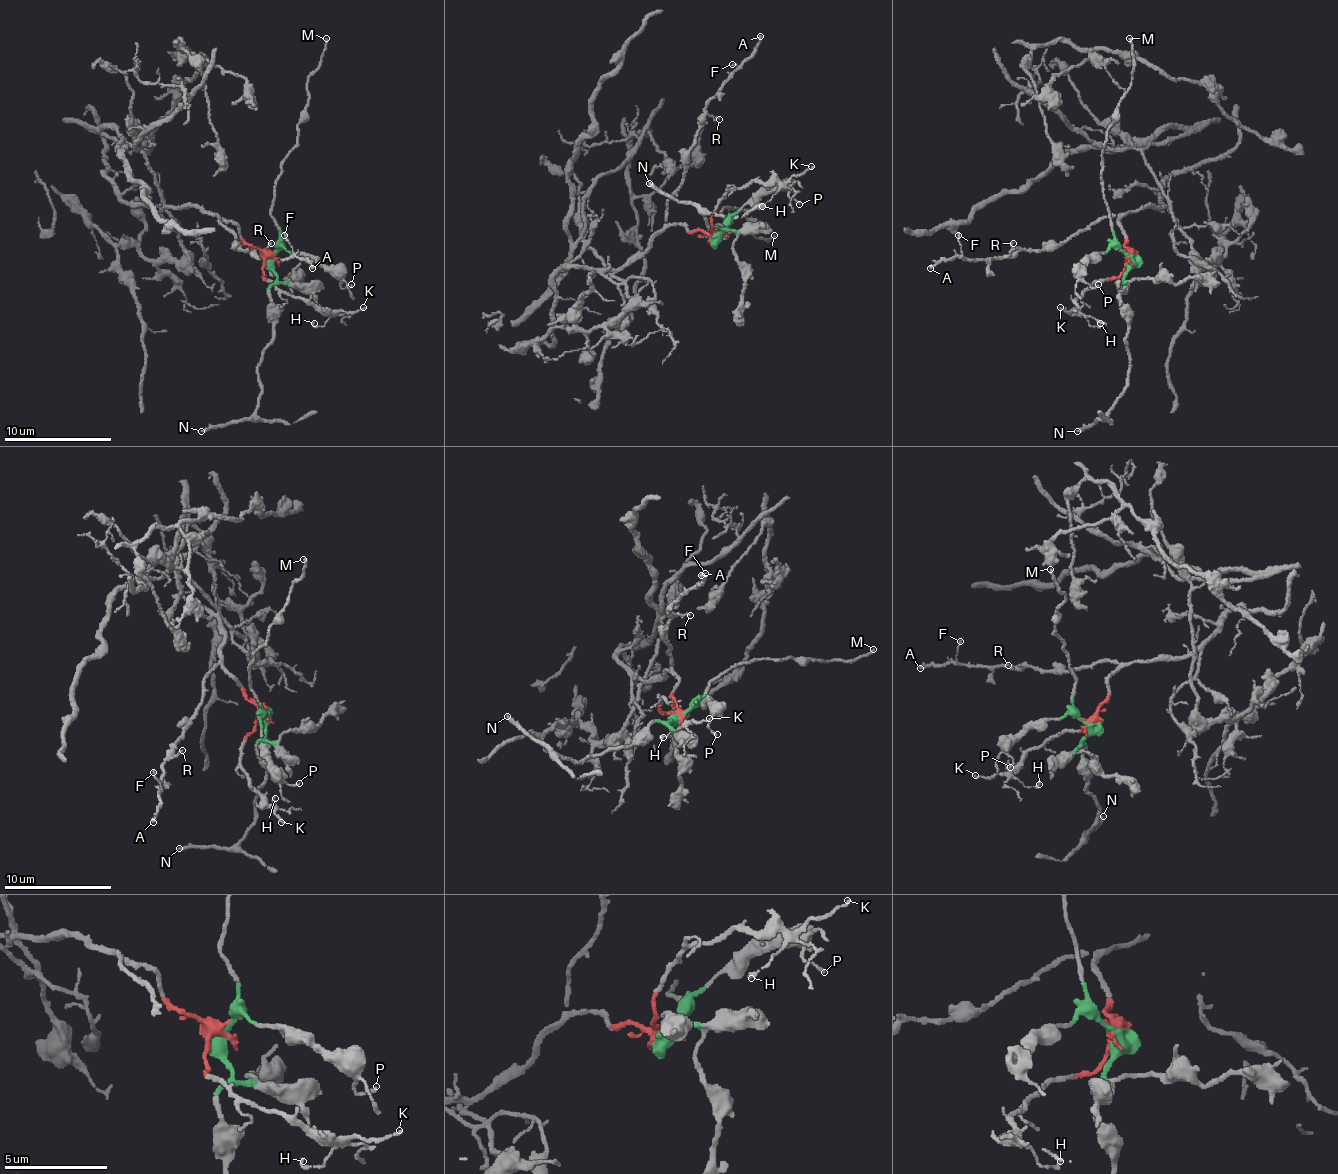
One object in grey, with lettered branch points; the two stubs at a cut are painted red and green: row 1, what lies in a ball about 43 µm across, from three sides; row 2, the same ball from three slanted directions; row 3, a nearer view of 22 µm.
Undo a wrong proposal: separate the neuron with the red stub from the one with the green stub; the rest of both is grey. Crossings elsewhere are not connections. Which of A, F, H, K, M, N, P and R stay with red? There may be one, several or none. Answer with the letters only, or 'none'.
A, F, H, K, R

